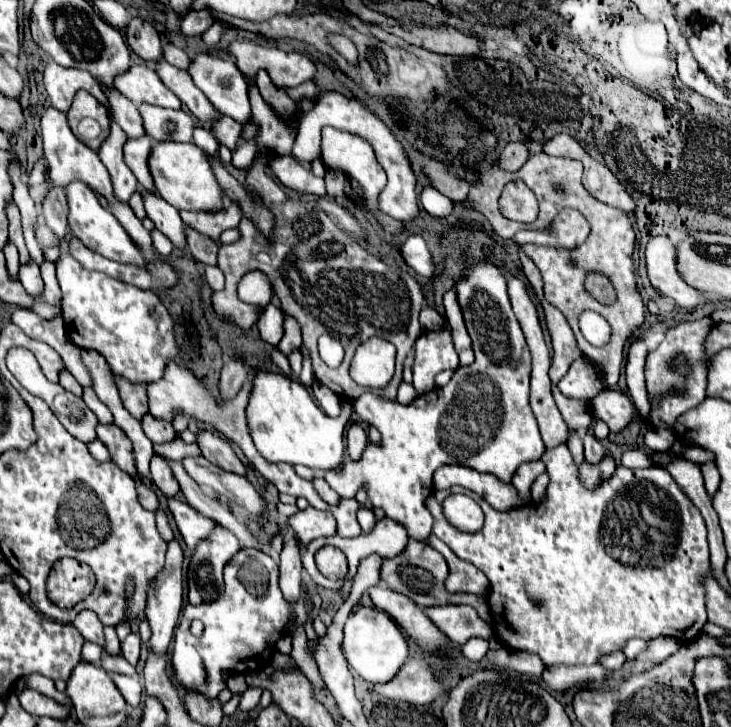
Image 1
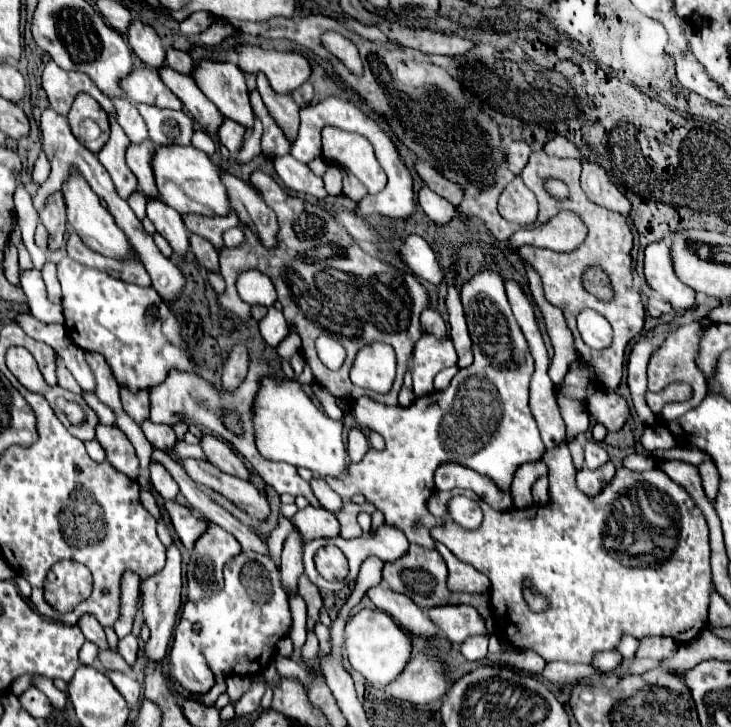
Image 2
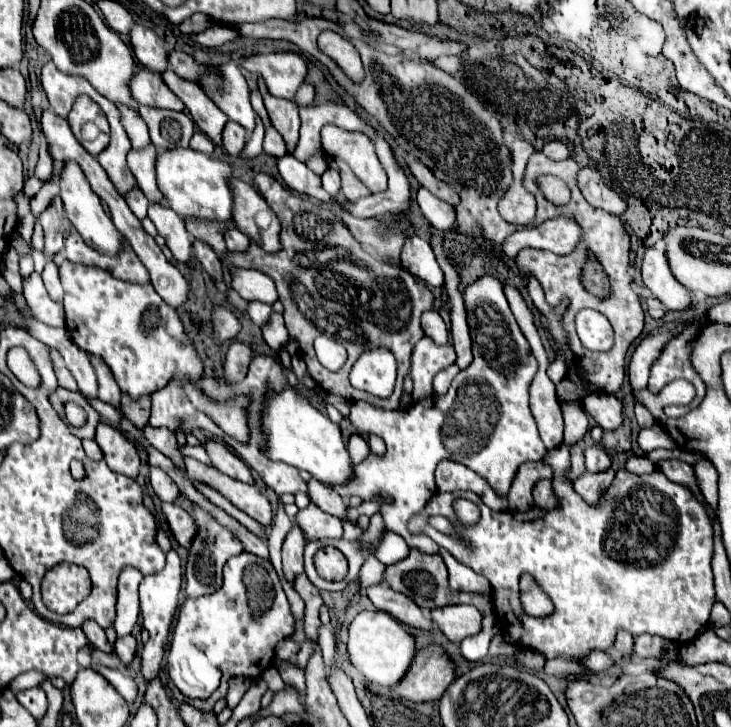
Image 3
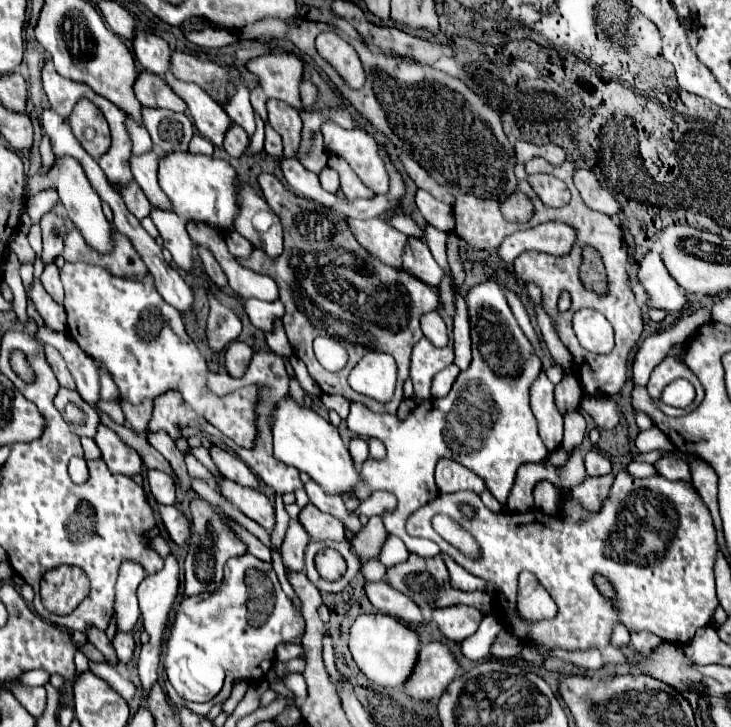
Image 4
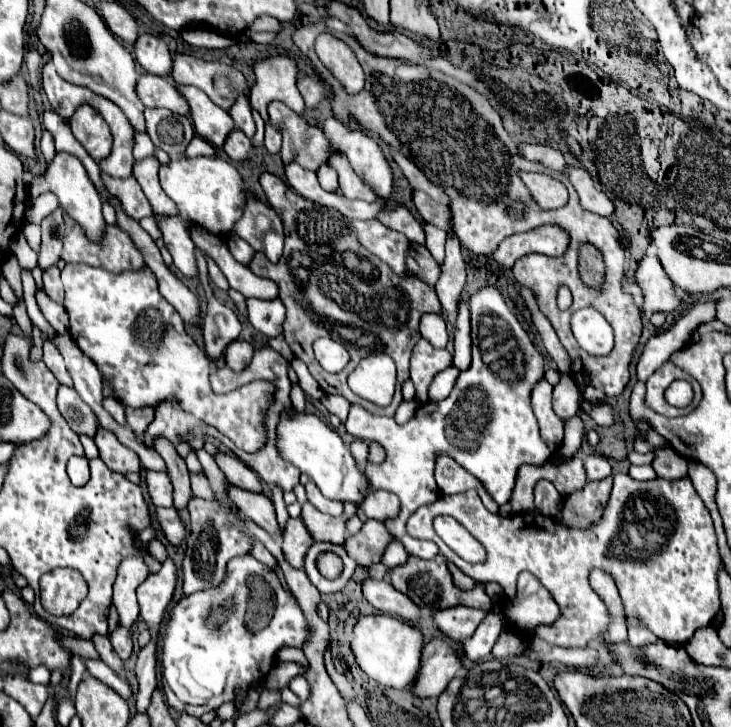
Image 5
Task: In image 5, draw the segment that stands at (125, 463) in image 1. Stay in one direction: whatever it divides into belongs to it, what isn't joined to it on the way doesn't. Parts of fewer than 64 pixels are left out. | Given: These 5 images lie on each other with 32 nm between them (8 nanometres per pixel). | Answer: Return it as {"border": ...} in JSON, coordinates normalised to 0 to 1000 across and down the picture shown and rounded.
{"border":[[[134,589],[129,608],[137,619],[137,630],[142,633],[142,638],[164,652],[175,652],[175,649],[189,649],[192,646],[192,633],[186,627],[186,622],[175,619],[170,611],[161,608],[161,602],[156,602],[153,594]]]}

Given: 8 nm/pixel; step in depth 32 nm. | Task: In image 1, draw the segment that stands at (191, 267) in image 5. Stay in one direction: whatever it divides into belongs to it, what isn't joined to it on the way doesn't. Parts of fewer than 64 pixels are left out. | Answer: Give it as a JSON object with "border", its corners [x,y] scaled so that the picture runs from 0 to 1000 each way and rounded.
{"border":[[[192,259],[192,267],[200,281],[200,294],[211,305],[213,316],[219,316],[238,336],[238,341],[252,344],[254,341],[254,316],[252,316],[252,305],[249,305],[244,289],[238,283],[233,283],[230,278],[224,278],[211,264]]]}

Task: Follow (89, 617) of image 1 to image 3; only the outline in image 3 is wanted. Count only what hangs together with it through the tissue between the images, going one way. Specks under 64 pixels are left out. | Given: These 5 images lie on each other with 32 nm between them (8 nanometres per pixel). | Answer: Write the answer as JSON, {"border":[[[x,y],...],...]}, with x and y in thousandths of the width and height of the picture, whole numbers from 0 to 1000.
{"border":[[[120,853],[120,856],[115,856],[115,872],[118,872],[118,878],[120,878],[120,883],[126,883],[134,894],[140,894],[140,897],[156,897],[156,891],[153,891],[153,886],[145,880],[145,872],[142,872],[142,867],[131,858],[131,856],[126,856],[126,853]]]}

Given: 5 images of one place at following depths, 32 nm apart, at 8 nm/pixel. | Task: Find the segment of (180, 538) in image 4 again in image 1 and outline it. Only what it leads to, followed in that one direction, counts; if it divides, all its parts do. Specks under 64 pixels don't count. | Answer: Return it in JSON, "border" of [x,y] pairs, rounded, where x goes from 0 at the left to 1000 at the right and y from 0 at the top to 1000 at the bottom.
{"border":[[[241,685],[230,688],[230,702],[235,704],[241,726],[249,735],[249,740],[260,757],[298,724],[293,715],[276,710],[263,696],[257,696]]]}

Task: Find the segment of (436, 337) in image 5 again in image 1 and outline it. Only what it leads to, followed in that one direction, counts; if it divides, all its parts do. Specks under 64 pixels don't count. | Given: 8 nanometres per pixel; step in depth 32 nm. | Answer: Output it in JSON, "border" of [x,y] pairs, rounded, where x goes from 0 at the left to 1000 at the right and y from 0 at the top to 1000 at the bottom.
{"border":[[[580,424],[575,429],[575,446],[580,454],[594,454],[594,457],[607,454],[607,437],[591,424]]]}

